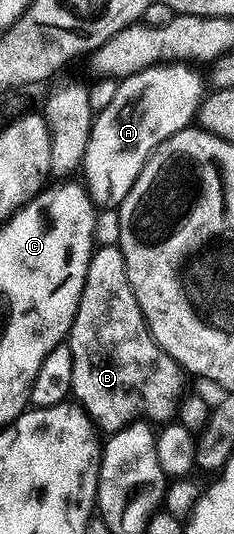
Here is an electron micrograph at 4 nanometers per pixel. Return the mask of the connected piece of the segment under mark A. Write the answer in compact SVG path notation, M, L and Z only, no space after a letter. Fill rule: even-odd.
M174 61L128 75L118 81L111 104L96 111L85 149L83 182L98 207L120 207L153 151L198 117L207 91L192 69L196 70L192 65Z

